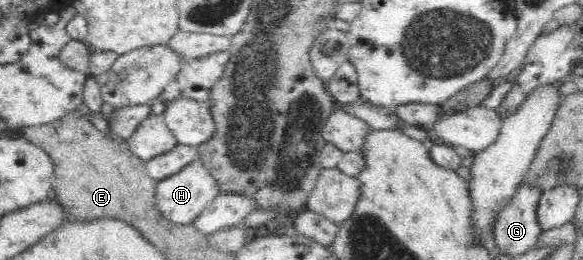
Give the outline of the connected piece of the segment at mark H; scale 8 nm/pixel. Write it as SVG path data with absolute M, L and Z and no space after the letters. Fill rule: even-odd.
M198 157L191 164L187 164L181 172L176 172L156 183L156 207L166 220L174 224L187 225L194 223L197 216L219 193L217 181Z

